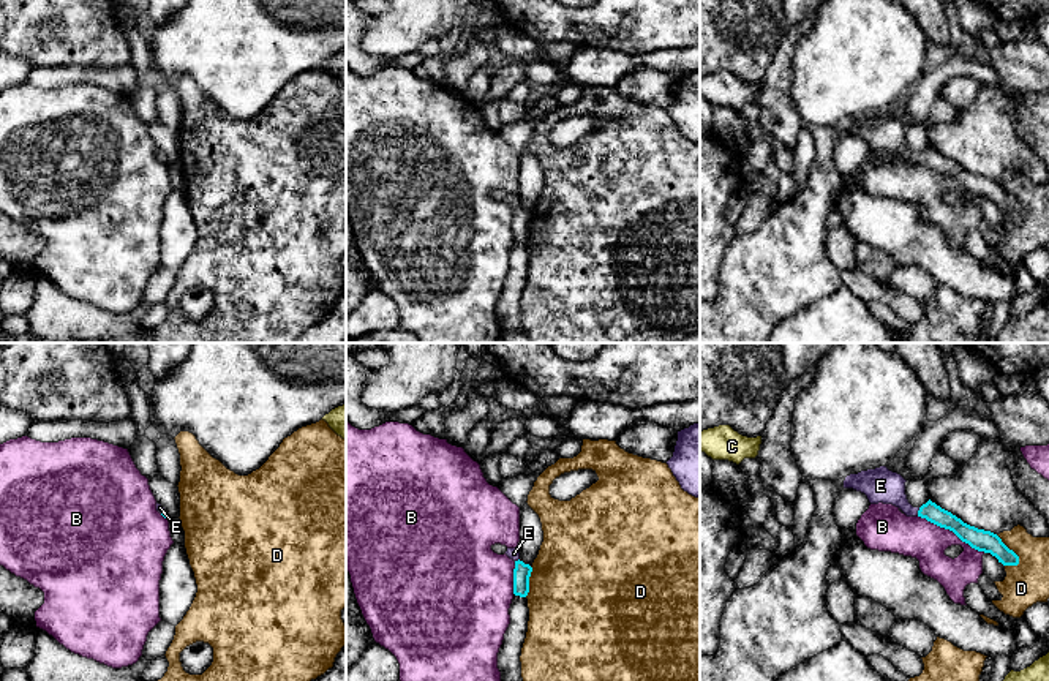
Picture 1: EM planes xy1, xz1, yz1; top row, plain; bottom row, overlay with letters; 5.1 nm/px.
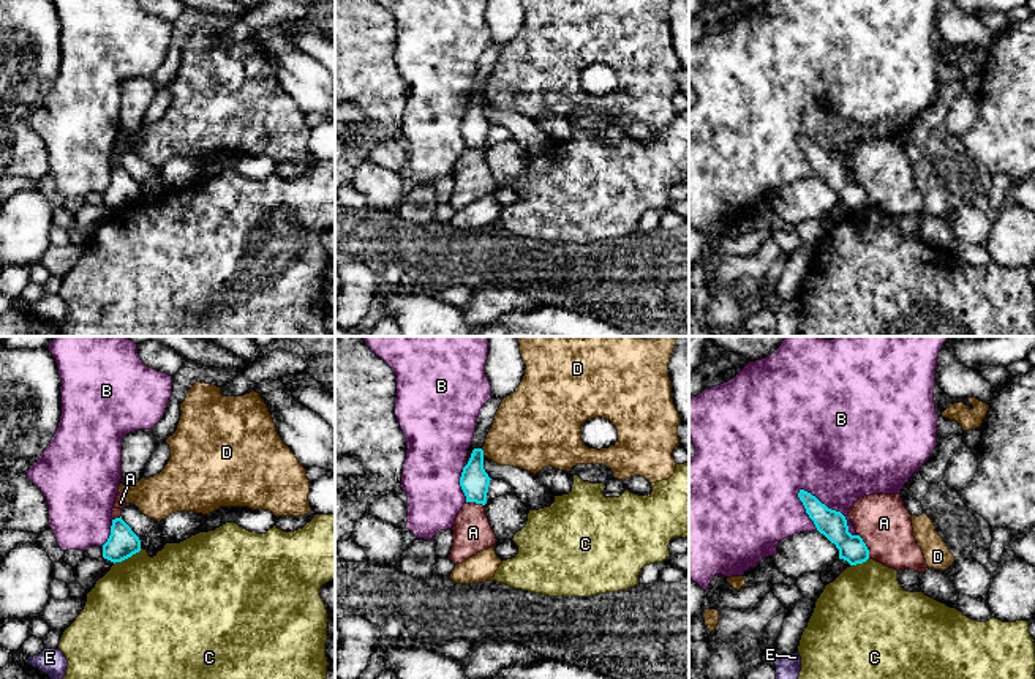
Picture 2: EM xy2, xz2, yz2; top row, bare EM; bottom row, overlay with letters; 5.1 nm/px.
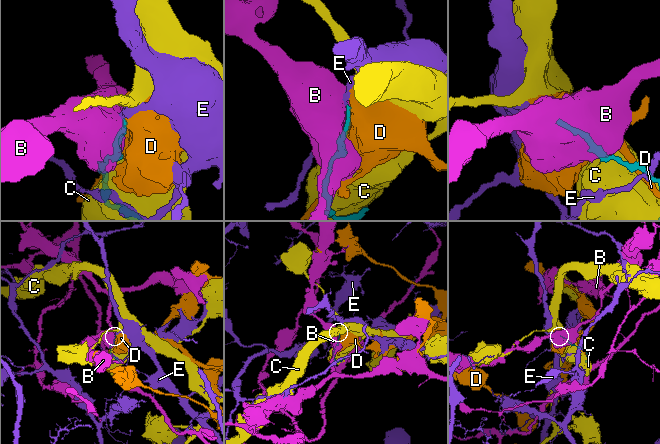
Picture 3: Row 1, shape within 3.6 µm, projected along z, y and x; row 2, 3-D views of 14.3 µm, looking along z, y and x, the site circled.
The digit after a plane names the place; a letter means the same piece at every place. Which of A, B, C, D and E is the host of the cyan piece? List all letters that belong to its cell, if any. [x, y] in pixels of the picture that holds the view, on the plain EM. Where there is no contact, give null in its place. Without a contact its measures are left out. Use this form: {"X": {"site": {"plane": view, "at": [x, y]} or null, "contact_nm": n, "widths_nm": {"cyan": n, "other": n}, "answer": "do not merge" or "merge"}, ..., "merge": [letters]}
{"A": {"site": {"plane": "yz2", "at": [866, 193]}, "contact_nm": 140, "widths_nm": {"cyan": 140, "other": 280}, "answer": "do not merge"}, "B": {"site": {"plane": "yz2", "at": [833, 157]}, "contact_nm": 380, "widths_nm": {"cyan": 140, "other": 420}, "answer": "do not merge"}, "C": {"site": {"plane": "xy2", "at": [127, 204]}, "contact_nm": 170, "widths_nm": {"cyan": 160, "other": 480}, "answer": "do not merge"}, "D": {"site": {"plane": "yz1", "at": [1011, 196]}, "contact_nm": 200, "widths_nm": {"cyan": 110, "other": 220}, "answer": "do not merge"}, "E": {"site": {"plane": "yz1", "at": [918, 157]}, "contact_nm": 40, "widths_nm": {"cyan": 90, "other": 180}, "answer": "merge"}, "merge": ["E"]}

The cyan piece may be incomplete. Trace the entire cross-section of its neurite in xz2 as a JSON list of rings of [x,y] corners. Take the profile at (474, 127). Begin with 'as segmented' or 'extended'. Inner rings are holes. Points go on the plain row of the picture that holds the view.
as segmented; [[[474,95],[460,123],[460,133],[466,142],[466,148],[485,152],[490,126],[484,115],[484,96]]]

